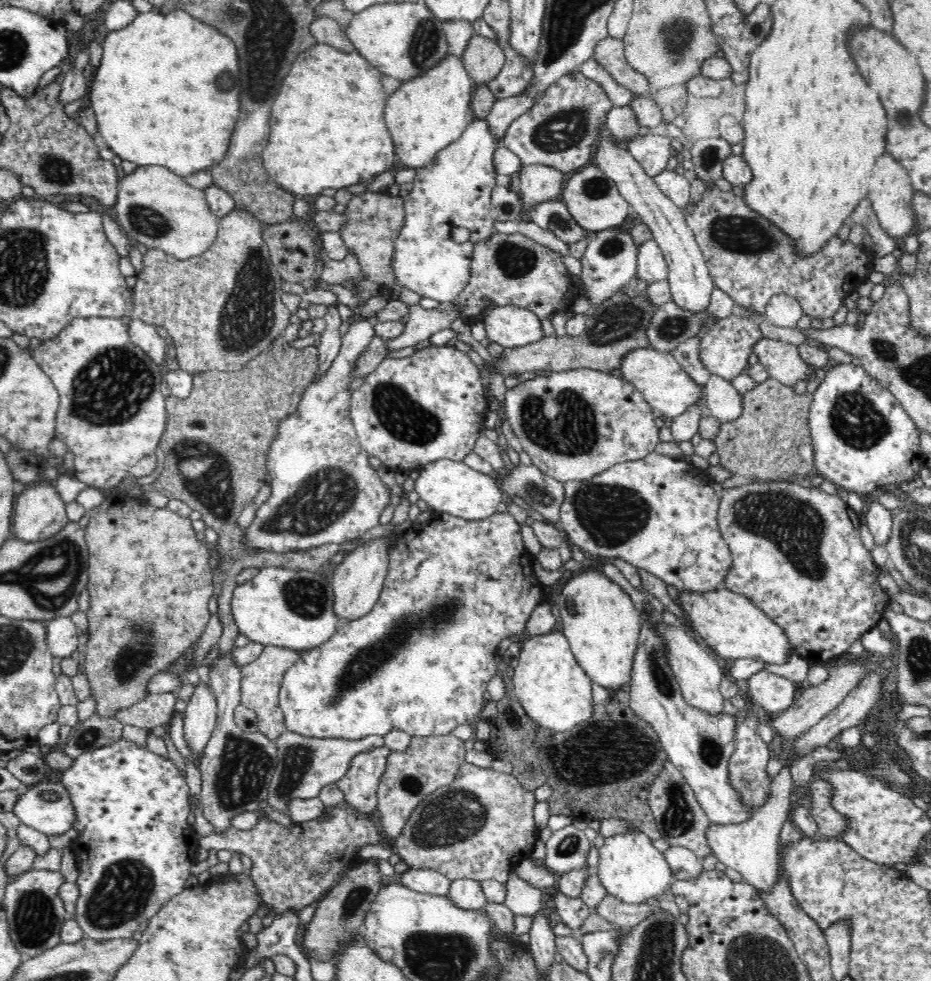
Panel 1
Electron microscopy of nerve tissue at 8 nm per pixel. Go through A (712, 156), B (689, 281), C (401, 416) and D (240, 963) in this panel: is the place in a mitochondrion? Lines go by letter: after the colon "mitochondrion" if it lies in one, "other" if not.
A: mitochondrion
B: other
C: mitochondrion
D: other

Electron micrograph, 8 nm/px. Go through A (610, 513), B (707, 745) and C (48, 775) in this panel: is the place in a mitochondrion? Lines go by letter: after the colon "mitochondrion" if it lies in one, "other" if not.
A: mitochondrion
B: mitochondrion
C: other

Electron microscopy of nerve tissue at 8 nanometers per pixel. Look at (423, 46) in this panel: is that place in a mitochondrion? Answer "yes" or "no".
yes

